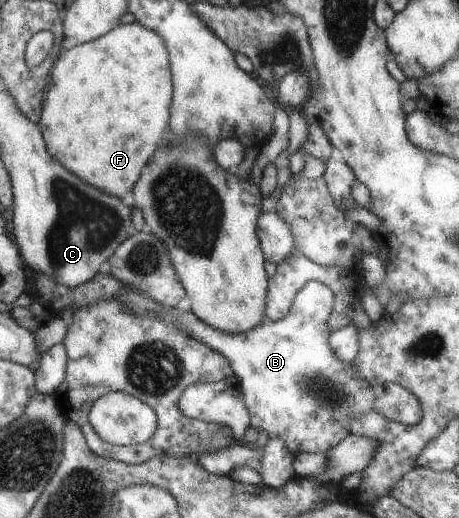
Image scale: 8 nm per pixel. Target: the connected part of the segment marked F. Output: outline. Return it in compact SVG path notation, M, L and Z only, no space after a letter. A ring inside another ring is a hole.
M137 22L119 24L97 39L64 49L50 77L37 123L49 155L89 185L128 200L145 163L151 161L168 129L173 82L166 43Z

